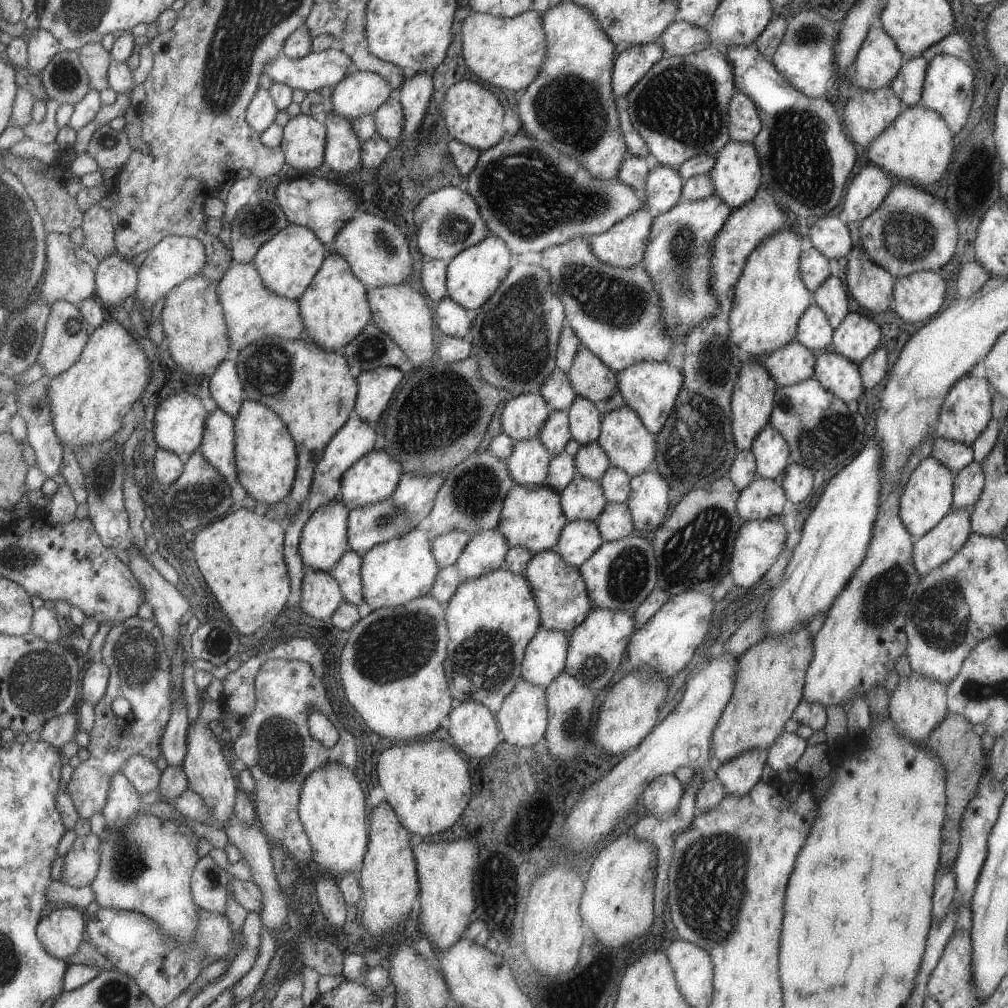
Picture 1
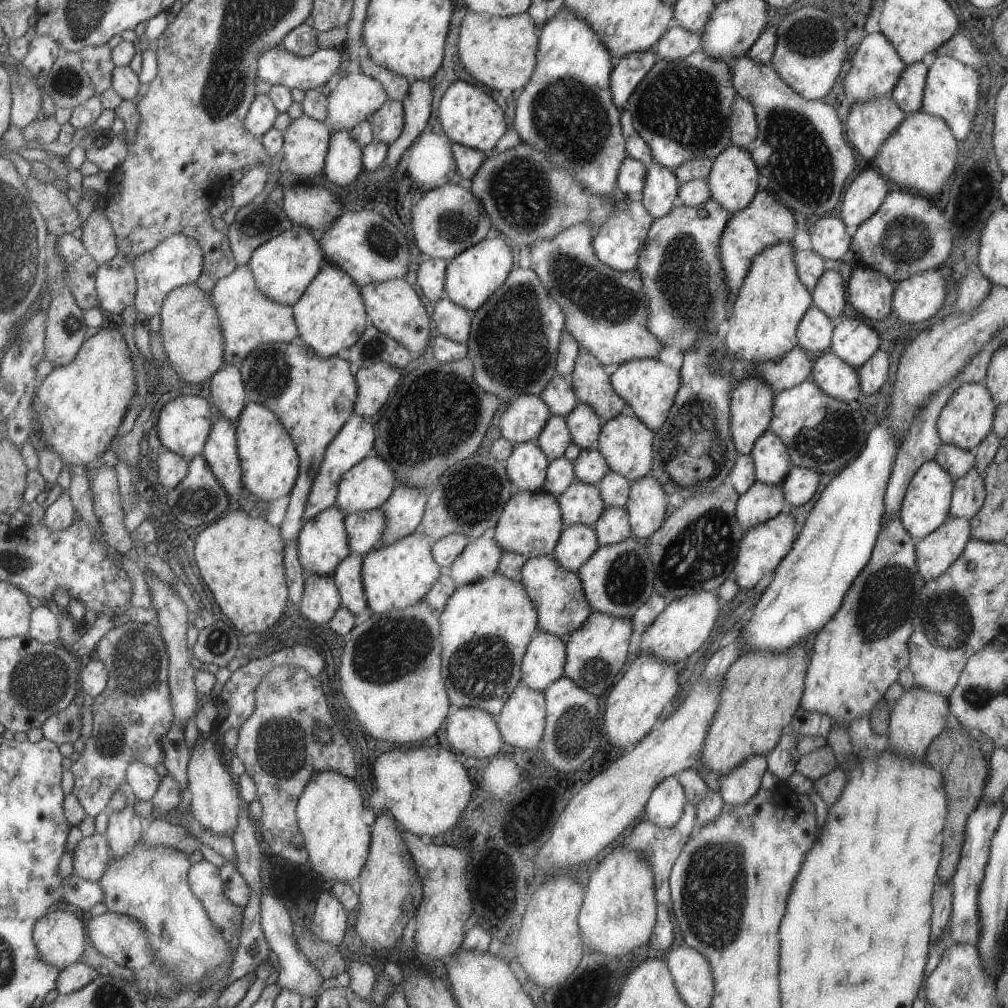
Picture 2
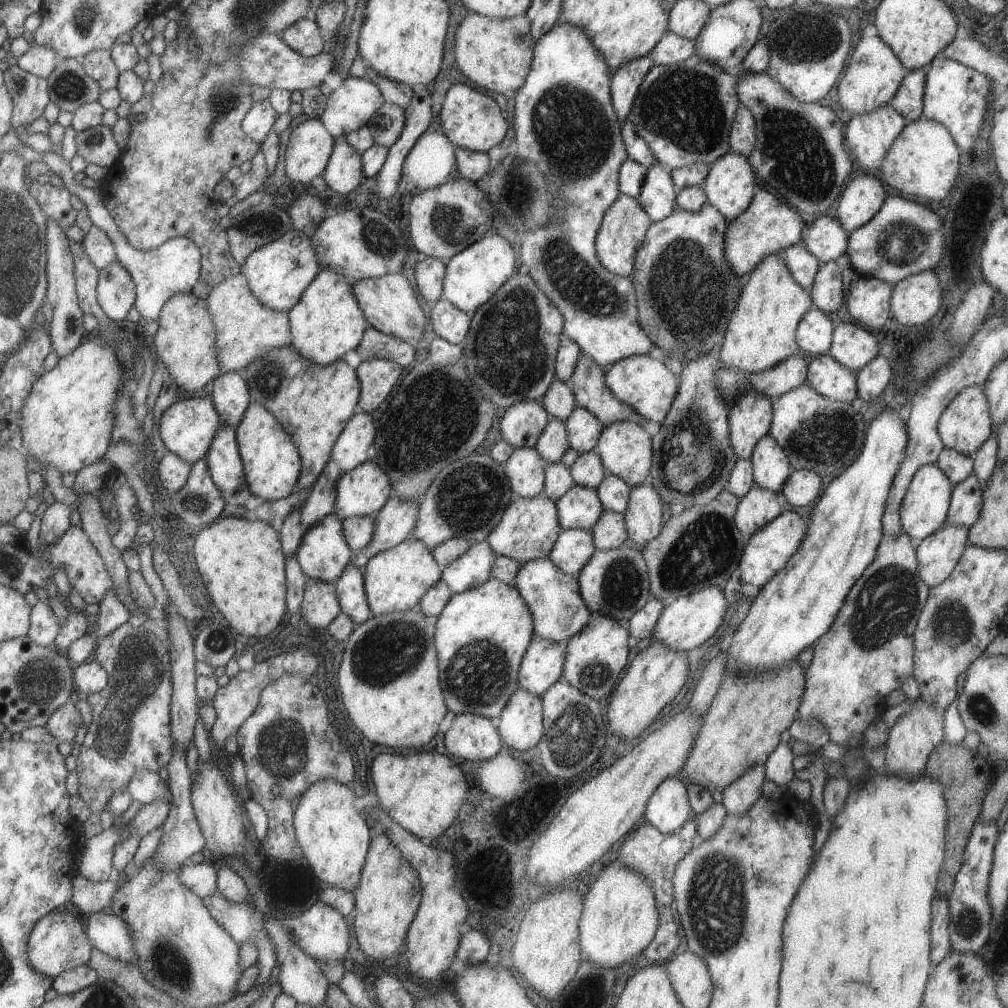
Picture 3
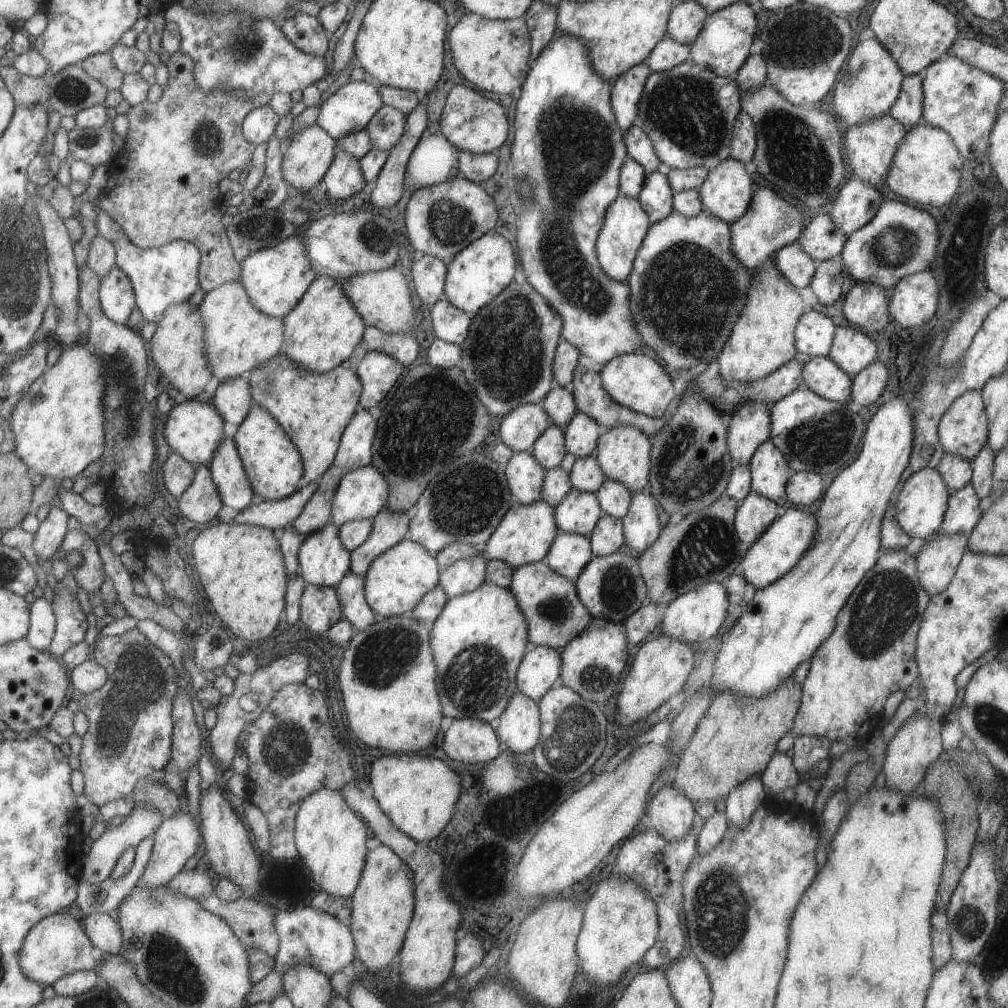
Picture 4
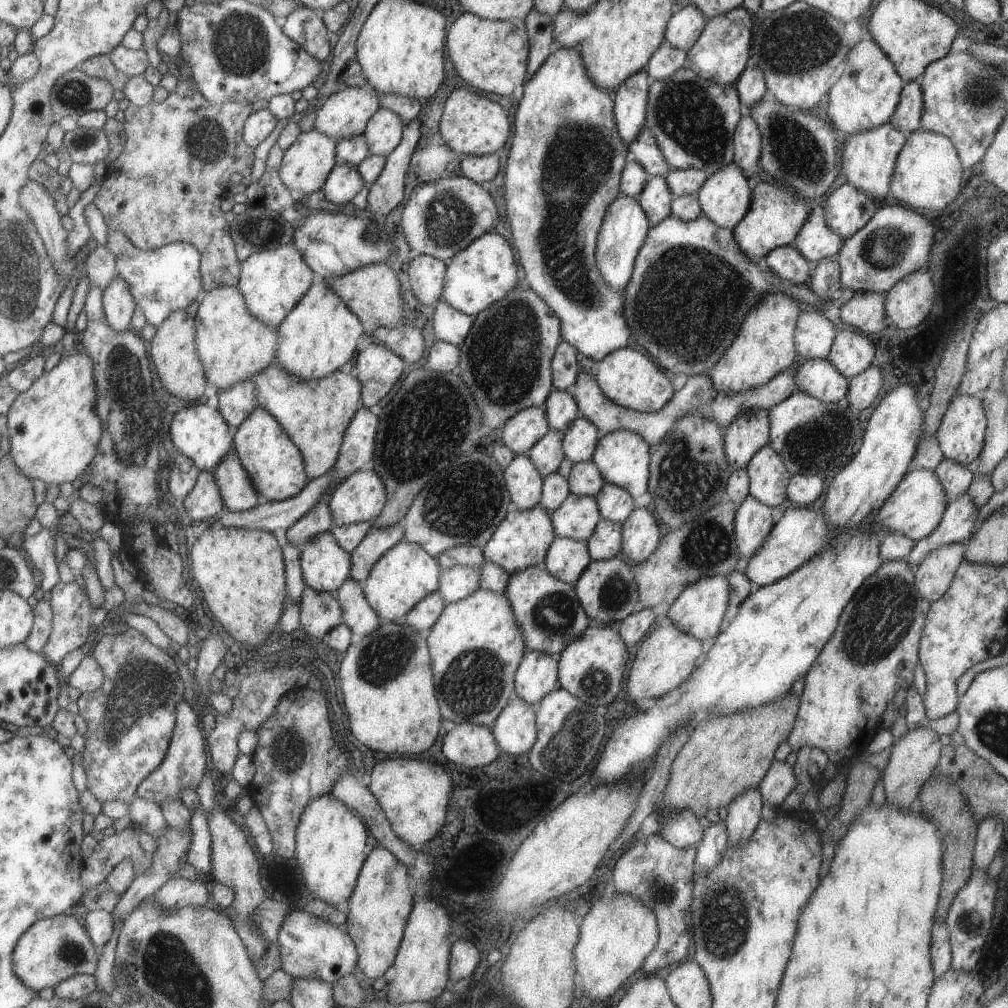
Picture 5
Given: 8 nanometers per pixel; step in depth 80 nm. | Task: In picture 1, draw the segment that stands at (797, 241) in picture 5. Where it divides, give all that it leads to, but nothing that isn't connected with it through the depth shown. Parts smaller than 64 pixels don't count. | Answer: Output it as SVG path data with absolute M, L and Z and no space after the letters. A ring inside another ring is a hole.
M827 216L817 219L808 228L807 235L812 246L828 259L846 257L854 244L854 238L842 217Z

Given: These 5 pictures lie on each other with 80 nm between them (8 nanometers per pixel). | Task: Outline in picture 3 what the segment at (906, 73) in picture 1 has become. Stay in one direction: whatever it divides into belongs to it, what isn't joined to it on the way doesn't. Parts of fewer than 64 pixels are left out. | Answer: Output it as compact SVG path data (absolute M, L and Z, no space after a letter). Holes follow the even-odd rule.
M922 67L908 70L888 102L907 122L918 119L922 114L925 72L926 68Z

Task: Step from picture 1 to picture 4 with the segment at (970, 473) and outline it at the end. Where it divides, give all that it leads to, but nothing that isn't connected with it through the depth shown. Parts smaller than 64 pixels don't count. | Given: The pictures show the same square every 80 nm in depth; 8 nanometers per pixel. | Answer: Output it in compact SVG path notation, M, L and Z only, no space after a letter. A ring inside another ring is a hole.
M969 482L959 490L950 494L948 505L942 520L942 526L937 532L952 535L965 533L968 535L980 519L979 500L973 485Z

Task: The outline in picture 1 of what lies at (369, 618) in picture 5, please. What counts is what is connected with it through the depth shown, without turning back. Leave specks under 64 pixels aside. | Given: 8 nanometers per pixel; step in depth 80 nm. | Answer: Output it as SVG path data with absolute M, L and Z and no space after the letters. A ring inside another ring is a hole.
M350 548L343 553L329 572L339 585L345 602L356 607L364 602L360 579L361 561L361 554Z

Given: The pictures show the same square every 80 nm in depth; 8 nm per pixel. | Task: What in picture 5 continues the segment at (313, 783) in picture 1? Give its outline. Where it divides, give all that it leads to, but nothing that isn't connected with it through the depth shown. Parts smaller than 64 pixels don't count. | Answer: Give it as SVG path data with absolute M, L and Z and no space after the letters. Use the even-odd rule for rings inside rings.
M323 795L309 800L295 830L294 858L301 872L301 882L315 900L337 908L346 906L365 861L363 848L367 836L366 825L337 798Z

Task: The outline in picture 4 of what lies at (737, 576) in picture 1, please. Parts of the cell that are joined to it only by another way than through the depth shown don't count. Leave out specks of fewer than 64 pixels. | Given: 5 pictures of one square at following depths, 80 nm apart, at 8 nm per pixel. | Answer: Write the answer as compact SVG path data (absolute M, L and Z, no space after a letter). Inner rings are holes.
M788 508L778 516L749 546L742 556L743 580L759 589L771 584L795 566L796 560L807 550L816 533L815 517L805 514L801 508Z

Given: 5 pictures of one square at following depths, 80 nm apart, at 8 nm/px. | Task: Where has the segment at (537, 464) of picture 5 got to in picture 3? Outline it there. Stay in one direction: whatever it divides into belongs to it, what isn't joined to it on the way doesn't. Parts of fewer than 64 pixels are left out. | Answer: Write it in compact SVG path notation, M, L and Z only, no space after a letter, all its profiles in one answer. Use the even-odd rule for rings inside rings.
M549 416L534 447L546 464L561 461L563 453L570 447L564 422Z

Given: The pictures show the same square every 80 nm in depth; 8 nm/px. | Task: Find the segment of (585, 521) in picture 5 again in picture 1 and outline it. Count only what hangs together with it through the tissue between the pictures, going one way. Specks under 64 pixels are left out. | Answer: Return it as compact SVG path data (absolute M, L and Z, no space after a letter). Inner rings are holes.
M577 471L573 473L569 484L559 493L560 507L568 521L595 522L606 503L600 481L585 478Z

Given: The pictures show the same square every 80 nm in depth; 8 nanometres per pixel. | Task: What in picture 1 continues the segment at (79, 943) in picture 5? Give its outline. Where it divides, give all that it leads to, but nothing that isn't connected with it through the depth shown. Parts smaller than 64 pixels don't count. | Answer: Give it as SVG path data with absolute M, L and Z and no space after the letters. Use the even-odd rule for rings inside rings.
M71 905L53 910L38 920L37 940L49 955L66 960L71 956L85 937L83 912Z

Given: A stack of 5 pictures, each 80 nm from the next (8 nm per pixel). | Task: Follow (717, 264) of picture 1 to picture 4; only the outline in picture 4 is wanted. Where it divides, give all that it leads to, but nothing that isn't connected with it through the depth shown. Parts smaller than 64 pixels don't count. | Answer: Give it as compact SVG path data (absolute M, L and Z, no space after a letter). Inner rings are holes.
M754 186L753 188L747 210L729 225L731 254L740 265L743 265L743 268L751 272L758 269L765 260L772 260L774 252L777 252L782 246L797 241L806 223L801 216L802 212L799 212L795 206L789 206L771 188L767 186Z

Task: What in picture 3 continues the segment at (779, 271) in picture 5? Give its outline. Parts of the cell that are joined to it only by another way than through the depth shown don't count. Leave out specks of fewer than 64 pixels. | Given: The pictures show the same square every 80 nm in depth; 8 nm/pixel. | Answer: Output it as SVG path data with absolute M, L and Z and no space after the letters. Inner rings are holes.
M795 243L776 253L787 265L792 279L800 287L809 290L820 267L819 259L816 259L802 243Z

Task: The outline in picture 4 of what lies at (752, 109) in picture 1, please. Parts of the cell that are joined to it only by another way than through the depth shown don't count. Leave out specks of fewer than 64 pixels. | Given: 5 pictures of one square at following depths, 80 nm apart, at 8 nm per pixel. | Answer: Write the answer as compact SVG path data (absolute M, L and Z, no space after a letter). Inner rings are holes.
M741 110L735 116L730 138L730 156L743 164L752 160L757 144L756 130L747 112Z

